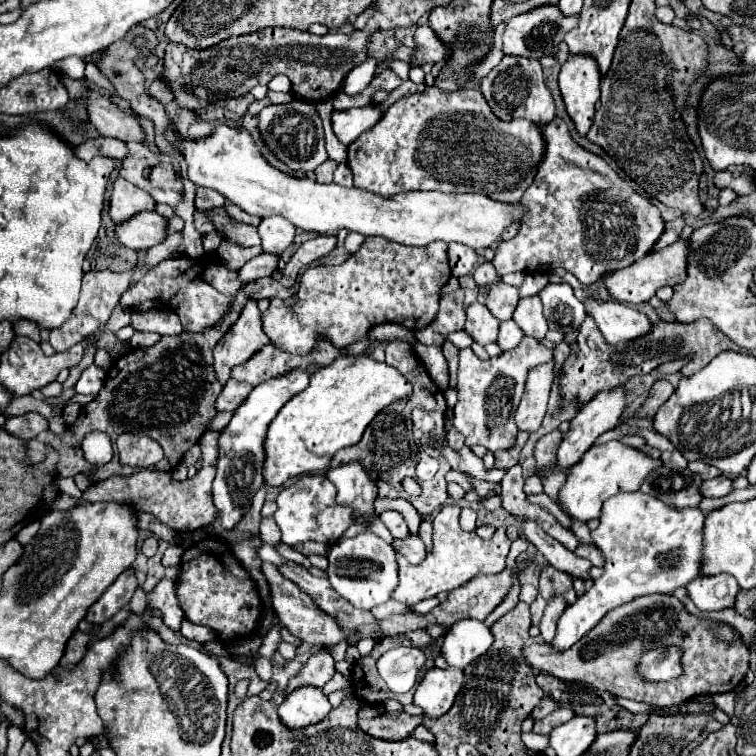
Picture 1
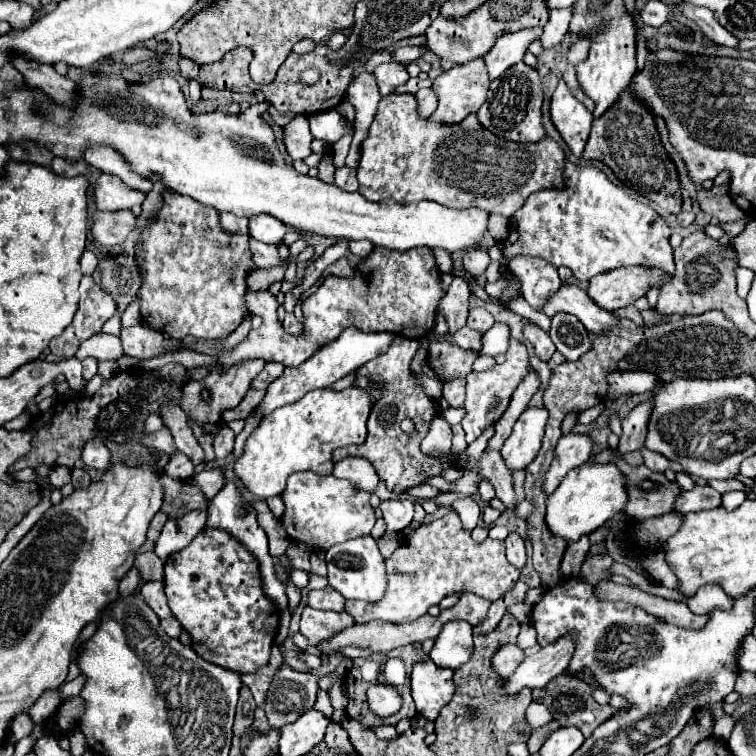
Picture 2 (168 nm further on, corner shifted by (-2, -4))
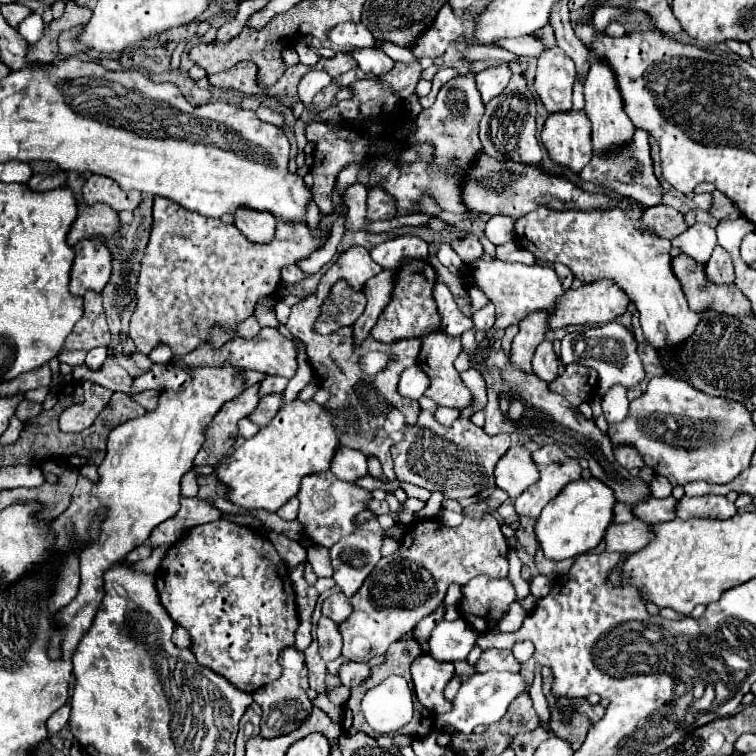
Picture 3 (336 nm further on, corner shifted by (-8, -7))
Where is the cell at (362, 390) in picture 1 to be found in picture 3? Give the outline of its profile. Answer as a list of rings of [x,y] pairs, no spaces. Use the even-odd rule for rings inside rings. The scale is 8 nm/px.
[[[294,400],[286,404],[276,418],[256,436],[244,440],[216,468],[216,478],[230,492],[228,500],[244,510],[278,512],[300,490],[300,480],[308,474],[326,472],[340,444],[332,426],[332,416],[314,400]]]

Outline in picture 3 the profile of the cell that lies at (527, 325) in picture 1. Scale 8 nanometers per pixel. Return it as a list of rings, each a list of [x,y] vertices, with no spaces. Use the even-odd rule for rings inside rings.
[[[544,340],[536,348],[536,354],[534,354],[534,360],[532,360],[532,372],[546,384],[554,382],[554,378],[558,376],[558,358],[552,350],[552,342]]]

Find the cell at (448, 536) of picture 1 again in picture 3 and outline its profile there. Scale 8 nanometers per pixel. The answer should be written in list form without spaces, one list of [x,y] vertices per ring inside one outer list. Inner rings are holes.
[[[486,514],[480,522],[466,516],[456,528],[446,528],[438,520],[414,520],[400,548],[392,556],[382,558],[370,572],[370,578],[360,586],[358,594],[350,598],[354,612],[348,620],[338,624],[344,640],[342,656],[354,662],[368,662],[384,654],[392,642],[400,640],[400,628],[390,628],[390,622],[406,622],[406,634],[412,632],[424,616],[432,614],[442,604],[446,588],[452,582],[466,584],[480,574],[492,578],[504,578],[508,574],[508,546],[500,522],[494,516]]]

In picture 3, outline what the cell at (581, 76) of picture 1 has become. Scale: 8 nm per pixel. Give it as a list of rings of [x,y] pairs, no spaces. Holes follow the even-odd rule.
[[[584,112],[550,114],[542,130],[542,144],[554,164],[578,174],[592,158],[590,120]]]

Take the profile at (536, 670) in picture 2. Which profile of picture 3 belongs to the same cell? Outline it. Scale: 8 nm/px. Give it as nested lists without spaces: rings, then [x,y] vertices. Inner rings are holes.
[[[476,672],[470,676],[466,682],[462,682],[460,690],[456,692],[452,700],[452,710],[446,714],[440,714],[436,718],[436,728],[452,728],[462,734],[472,734],[472,730],[478,724],[492,724],[498,722],[504,712],[508,710],[510,702],[520,696],[520,690],[524,688],[524,678],[520,674],[510,674],[510,672]]]

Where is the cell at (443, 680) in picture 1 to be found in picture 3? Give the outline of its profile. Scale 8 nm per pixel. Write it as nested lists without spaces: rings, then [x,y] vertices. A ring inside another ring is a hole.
[[[420,654],[412,662],[412,680],[418,702],[424,708],[432,710],[434,714],[448,712],[452,706],[442,696],[442,692],[452,676],[454,676],[452,662],[438,662],[430,654]]]

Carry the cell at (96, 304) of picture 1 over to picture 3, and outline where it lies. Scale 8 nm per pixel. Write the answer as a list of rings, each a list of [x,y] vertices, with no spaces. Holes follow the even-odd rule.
[[[96,292],[84,294],[84,316],[76,322],[74,330],[64,342],[66,350],[92,350],[96,346],[108,346],[110,334],[102,308],[102,296]]]

